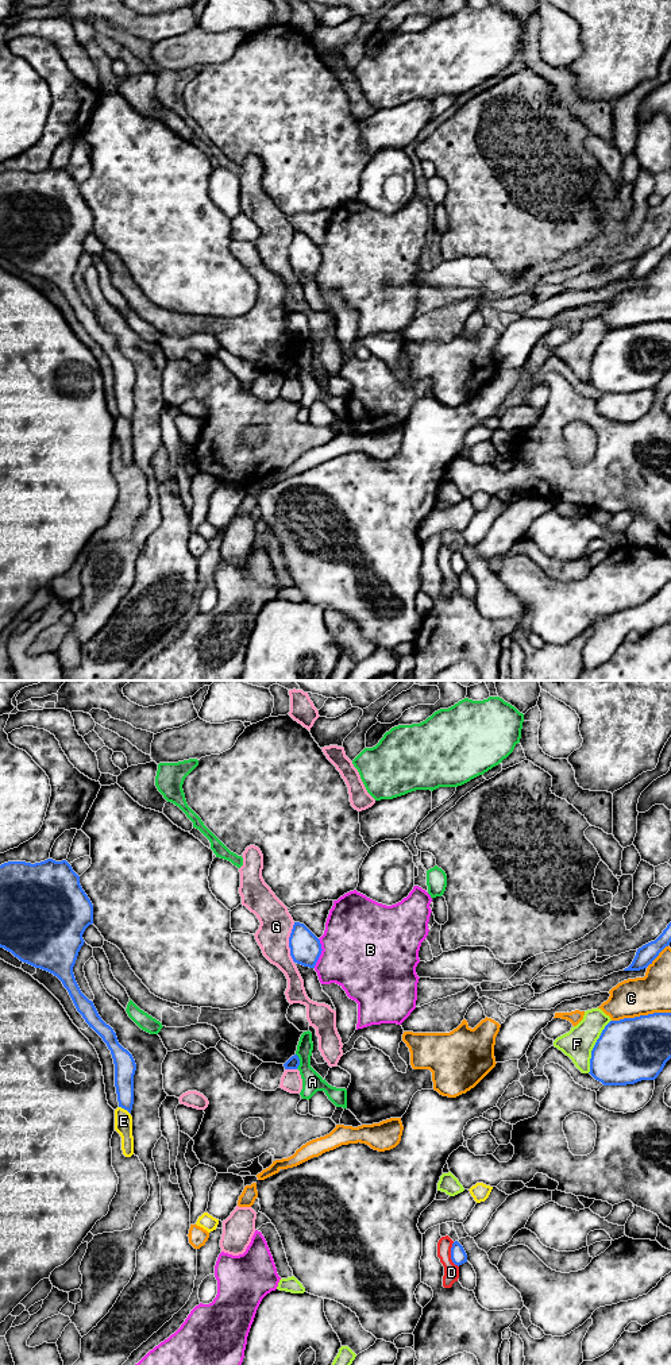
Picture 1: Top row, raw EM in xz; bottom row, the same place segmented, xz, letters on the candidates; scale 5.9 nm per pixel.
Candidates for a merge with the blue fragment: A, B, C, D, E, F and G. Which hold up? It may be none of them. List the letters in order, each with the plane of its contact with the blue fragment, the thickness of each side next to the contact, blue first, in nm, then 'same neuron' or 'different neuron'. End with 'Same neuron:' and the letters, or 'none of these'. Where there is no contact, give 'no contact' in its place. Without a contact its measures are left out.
A: meets blue in xz; 70 nm thick on the blue side, 120 nm on the other; different neuron
B: meets blue in xz; 190 nm thick on the blue side, 480 nm on the other; different neuron
C: meets blue in xz; 380 nm thick on the blue side, 220 nm on the other; different neuron
D: meets blue in xz; 90 nm thick on the blue side, 100 nm on the other; different neuron
E: meets blue in xz; 130 nm thick on the blue side, 110 nm on the other; different neuron
F: meets blue in xz; 380 nm thick on the blue side, 180 nm on the other; different neuron
G: meets blue in xz; 190 nm thick on the blue side, 190 nm on the other; different neuron
Same neuron: none of these

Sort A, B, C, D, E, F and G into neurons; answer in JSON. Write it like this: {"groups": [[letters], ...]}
{"groups": [["A"], ["B"], ["C"], ["D"], ["E"], ["F"], ["G"]]}

